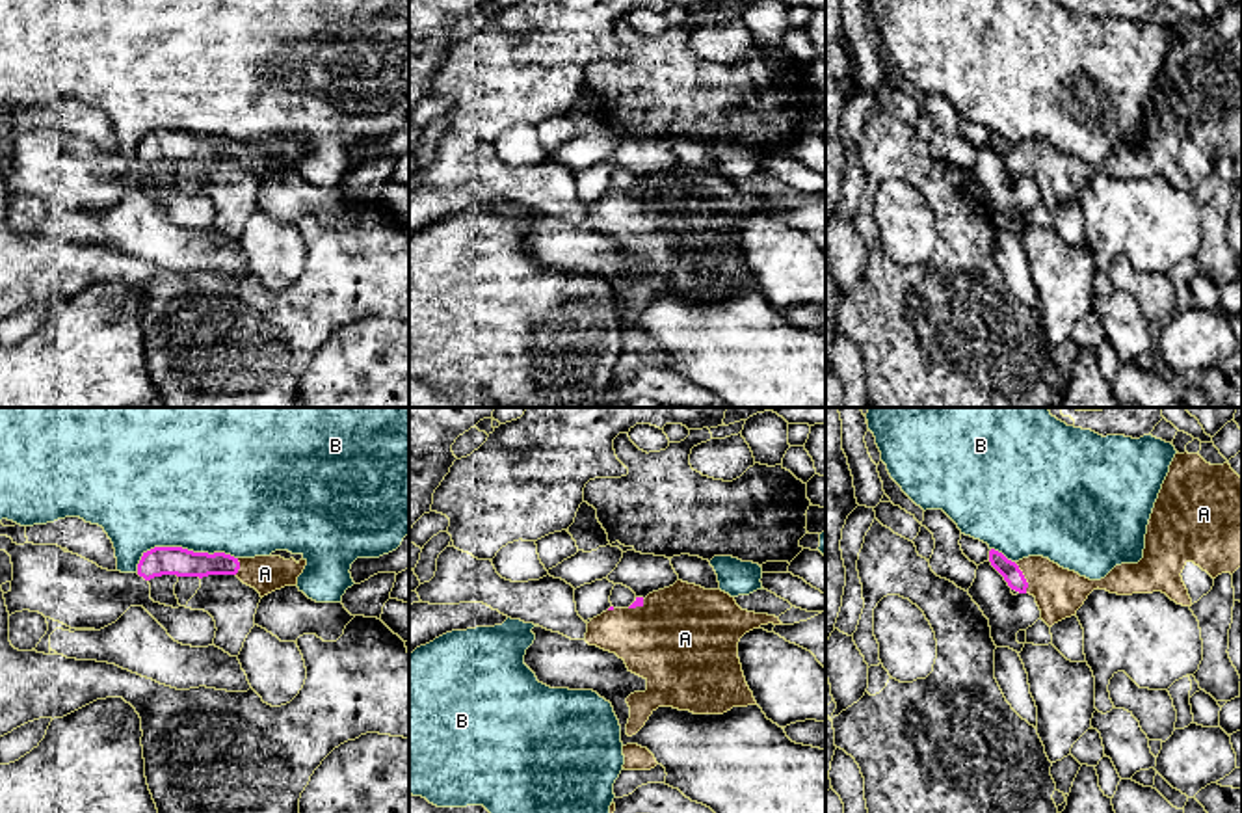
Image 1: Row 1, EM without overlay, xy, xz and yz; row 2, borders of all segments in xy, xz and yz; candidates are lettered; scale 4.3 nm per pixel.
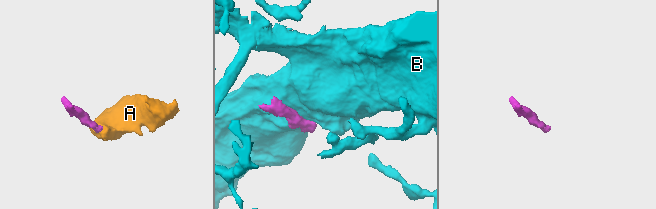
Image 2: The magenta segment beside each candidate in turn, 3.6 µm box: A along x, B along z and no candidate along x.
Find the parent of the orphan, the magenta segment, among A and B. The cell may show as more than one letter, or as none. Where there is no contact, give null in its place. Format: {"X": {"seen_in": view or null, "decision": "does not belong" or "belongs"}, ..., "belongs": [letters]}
{"A": {"seen_in": "yz", "decision": "belongs"}, "B": {"seen_in": "xy", "decision": "does not belong"}, "belongs": ["A"]}

